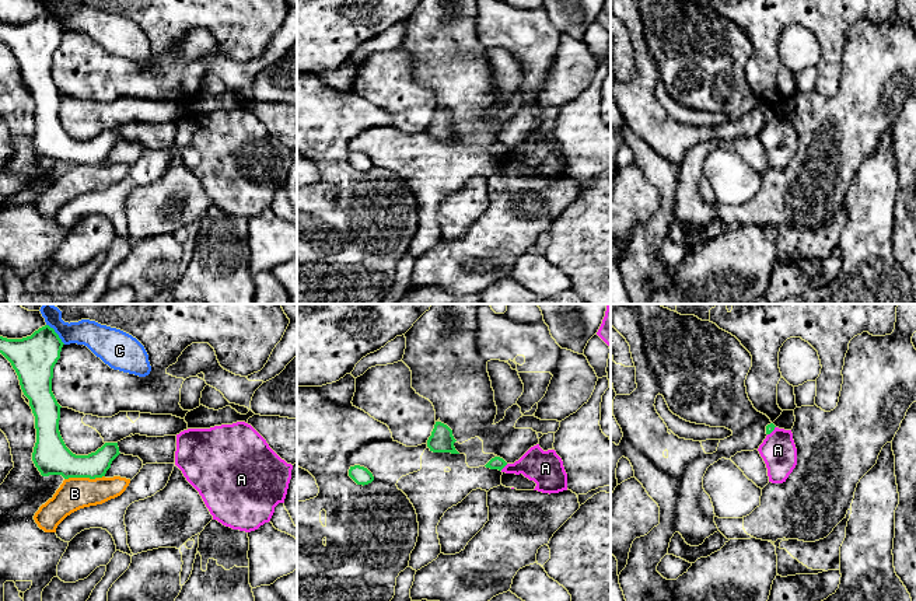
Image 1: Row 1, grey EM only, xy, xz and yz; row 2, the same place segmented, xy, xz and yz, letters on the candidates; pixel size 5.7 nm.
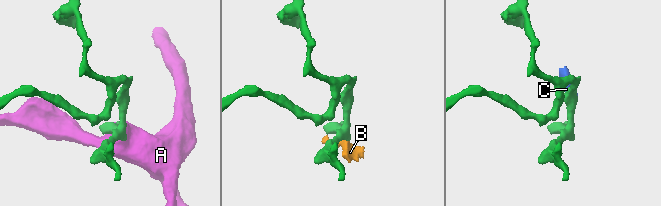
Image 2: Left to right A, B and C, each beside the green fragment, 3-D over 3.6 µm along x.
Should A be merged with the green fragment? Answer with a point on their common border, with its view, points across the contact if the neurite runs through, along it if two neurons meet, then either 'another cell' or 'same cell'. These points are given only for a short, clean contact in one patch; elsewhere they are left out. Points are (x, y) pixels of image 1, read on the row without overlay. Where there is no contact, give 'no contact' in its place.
meets green in xz at (503, 153); border along xz (507, 150), (500, 156); another cell

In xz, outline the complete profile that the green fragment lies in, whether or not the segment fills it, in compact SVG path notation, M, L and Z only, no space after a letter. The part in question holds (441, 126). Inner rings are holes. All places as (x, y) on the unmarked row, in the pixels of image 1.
M436 108L431 122L427 126L427 133L433 139L459 140L454 133L455 127L452 116L447 111Z

